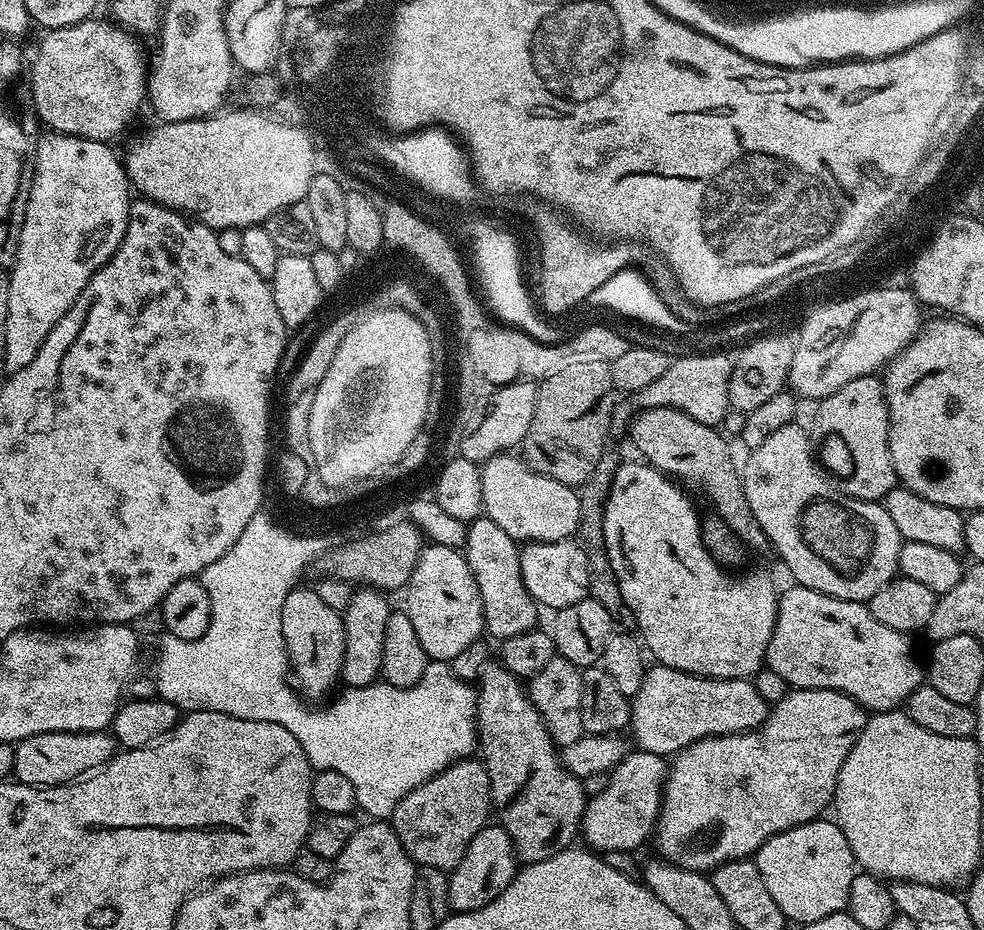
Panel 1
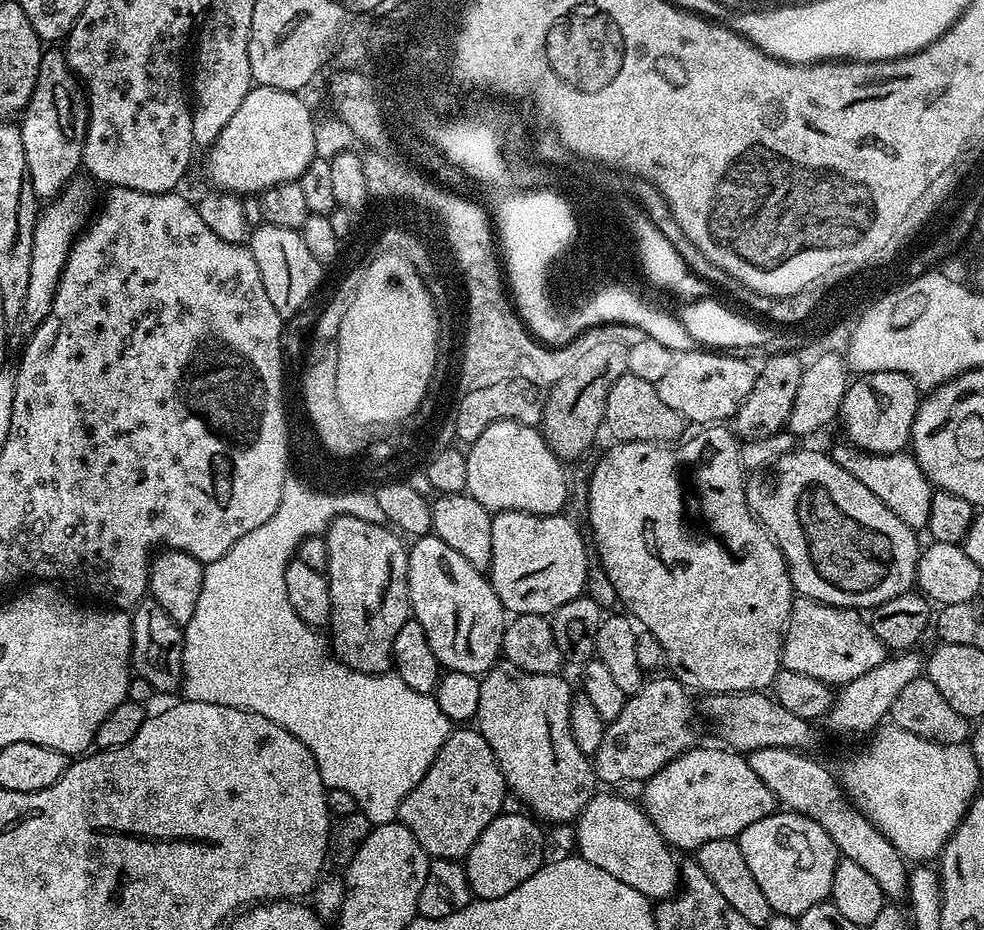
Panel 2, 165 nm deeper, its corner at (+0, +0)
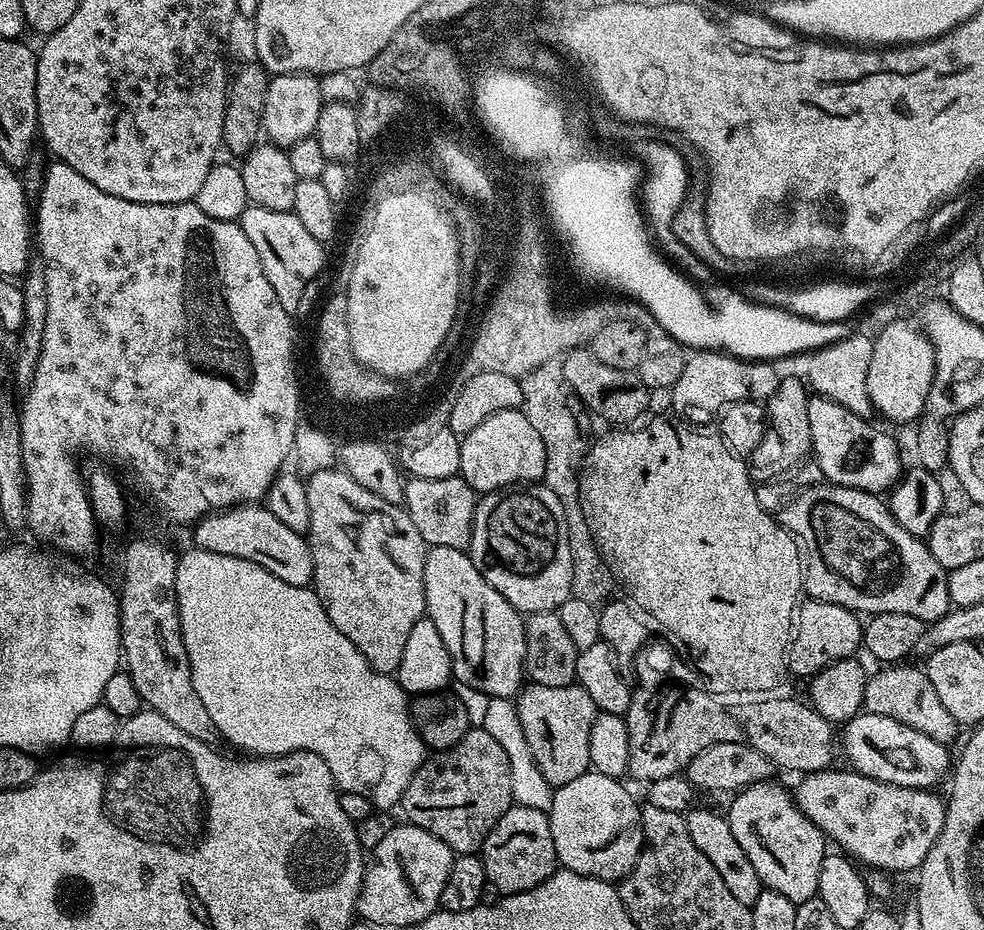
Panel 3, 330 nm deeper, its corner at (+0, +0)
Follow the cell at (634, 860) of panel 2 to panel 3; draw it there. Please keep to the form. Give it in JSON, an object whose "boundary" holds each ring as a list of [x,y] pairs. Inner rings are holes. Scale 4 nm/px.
{"boundary":[[[589,770],[574,778],[574,782],[566,782],[555,789],[552,808],[547,813],[550,838],[554,838],[554,850],[561,869],[599,880],[619,882],[636,865],[640,847],[644,845],[644,831],[640,821],[642,808],[636,805],[635,798],[620,783],[617,777]]]}

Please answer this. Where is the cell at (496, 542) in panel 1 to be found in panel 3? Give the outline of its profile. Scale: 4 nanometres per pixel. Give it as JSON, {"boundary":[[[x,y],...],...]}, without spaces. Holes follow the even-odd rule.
{"boundary":[[[461,475],[450,478],[411,477],[404,485],[404,503],[410,522],[422,534],[425,545],[467,549],[472,537],[478,494]]]}

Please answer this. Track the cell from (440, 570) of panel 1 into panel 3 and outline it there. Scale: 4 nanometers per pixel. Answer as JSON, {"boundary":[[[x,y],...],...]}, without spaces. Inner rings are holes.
{"boundary":[[[432,546],[426,551],[424,567],[424,610],[427,619],[434,622],[446,650],[450,654],[452,674],[468,688],[481,692],[484,698],[493,696],[515,697],[526,680],[524,655],[526,654],[526,634],[524,616],[474,566],[472,557],[462,548]]]}

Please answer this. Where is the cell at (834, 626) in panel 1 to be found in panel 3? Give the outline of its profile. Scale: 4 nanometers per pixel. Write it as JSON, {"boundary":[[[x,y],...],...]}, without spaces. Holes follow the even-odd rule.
{"boundary":[[[805,599],[794,613],[794,631],[788,646],[787,671],[796,676],[813,677],[831,661],[855,657],[862,648],[862,620],[857,613],[830,602]]]}

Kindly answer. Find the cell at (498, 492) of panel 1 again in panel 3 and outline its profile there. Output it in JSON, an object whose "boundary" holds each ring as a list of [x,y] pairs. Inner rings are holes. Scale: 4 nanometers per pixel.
{"boundary":[[[515,408],[490,414],[486,422],[470,430],[460,441],[460,475],[477,494],[539,481],[545,470],[546,450],[542,438]]]}

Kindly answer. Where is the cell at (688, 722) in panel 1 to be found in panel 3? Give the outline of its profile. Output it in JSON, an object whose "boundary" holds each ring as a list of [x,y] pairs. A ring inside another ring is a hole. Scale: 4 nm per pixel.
{"boundary":[[[861,710],[852,720],[843,725],[842,730],[844,730],[842,752],[848,755],[847,763],[866,778],[874,778],[878,782],[886,782],[894,786],[931,789],[943,777],[945,779],[951,769],[952,754],[949,754],[947,745],[935,742],[934,738],[922,734],[922,730],[914,730],[914,726],[902,726],[902,722],[894,722],[894,718],[882,718],[882,714]]]}

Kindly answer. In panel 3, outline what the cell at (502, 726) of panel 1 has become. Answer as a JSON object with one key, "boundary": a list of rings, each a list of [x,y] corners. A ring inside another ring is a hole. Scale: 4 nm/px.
{"boundary":[[[529,683],[521,687],[514,701],[530,754],[553,789],[574,782],[574,778],[589,771],[590,726],[594,726],[598,709],[594,706],[594,698],[590,698],[580,684],[542,686]]]}

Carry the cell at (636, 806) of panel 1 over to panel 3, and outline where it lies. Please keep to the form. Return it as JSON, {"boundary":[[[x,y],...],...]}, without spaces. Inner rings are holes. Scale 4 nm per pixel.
{"boundary":[[[847,767],[823,768],[821,772],[809,772],[799,777],[800,785],[794,788],[794,803],[814,826],[818,826],[829,841],[837,844],[841,853],[847,854],[861,865],[869,864],[869,869],[883,870],[888,874],[896,872],[915,873],[920,864],[930,854],[930,846],[938,842],[942,826],[946,822],[946,804],[935,796],[935,791],[926,788],[907,788],[878,782],[866,778],[861,772]]]}

